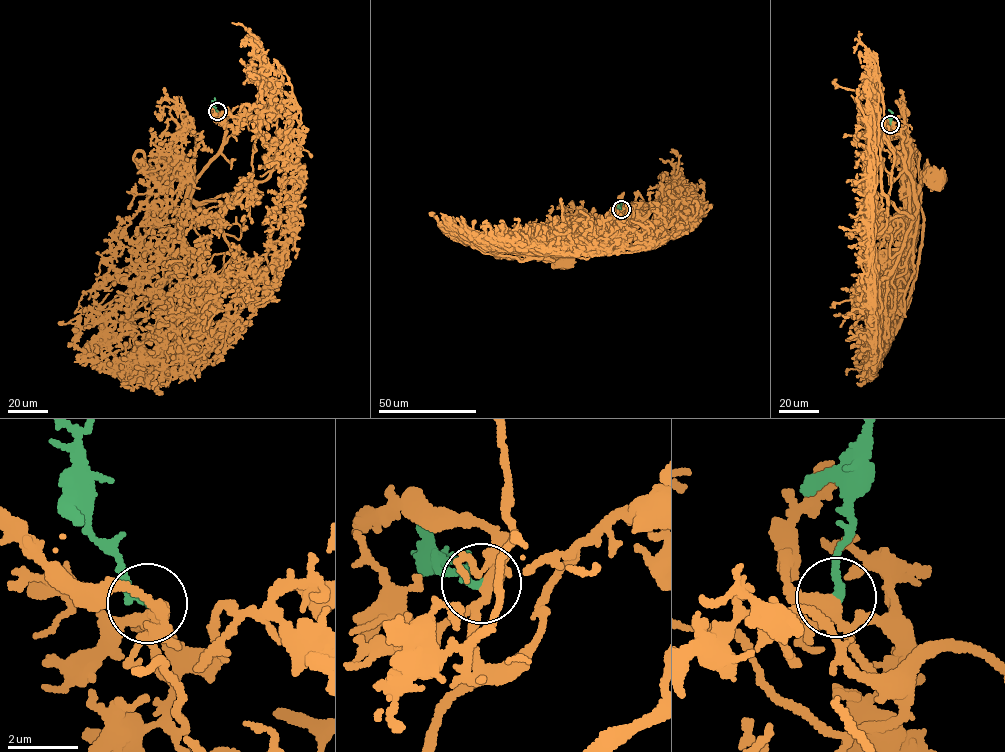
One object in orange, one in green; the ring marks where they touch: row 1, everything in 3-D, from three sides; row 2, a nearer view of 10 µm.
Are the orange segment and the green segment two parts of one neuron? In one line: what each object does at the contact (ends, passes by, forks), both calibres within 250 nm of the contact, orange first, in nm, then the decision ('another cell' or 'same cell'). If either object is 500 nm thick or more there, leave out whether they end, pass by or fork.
orange forks there; green ends there; 300 nm thick on the orange side, 220 nm on the other; same cell

